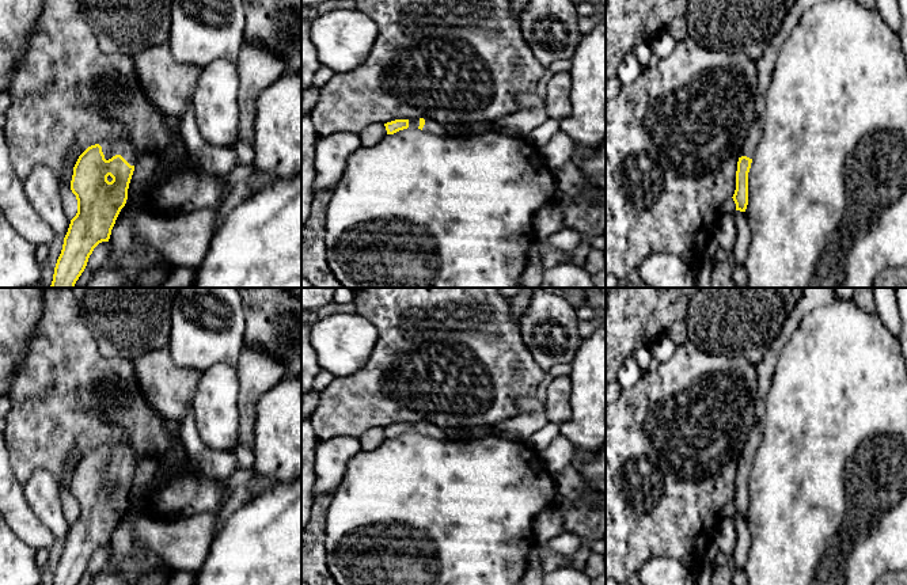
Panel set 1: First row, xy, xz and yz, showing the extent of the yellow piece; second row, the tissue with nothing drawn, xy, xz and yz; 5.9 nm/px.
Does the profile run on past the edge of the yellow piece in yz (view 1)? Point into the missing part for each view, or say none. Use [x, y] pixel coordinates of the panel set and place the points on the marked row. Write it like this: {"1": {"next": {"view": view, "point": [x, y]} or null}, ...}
{"1": {"next": {"view": "yz", "point": [765, 64]}}}

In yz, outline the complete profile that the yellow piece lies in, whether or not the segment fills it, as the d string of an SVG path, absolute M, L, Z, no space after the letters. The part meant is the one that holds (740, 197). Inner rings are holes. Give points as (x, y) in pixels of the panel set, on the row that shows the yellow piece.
M797 0L793 8L788 12L779 31L771 43L766 48L762 56L755 61L755 69L758 75L756 95L755 95L755 119L749 128L737 162L736 171L736 190L733 201L736 210L745 212L748 205L748 172L751 168L755 149L763 133L763 119L766 111L766 96L771 86L771 77L774 75L774 67L777 64L777 56L785 39L790 35L793 29L798 24L805 11L812 5L824 0Z

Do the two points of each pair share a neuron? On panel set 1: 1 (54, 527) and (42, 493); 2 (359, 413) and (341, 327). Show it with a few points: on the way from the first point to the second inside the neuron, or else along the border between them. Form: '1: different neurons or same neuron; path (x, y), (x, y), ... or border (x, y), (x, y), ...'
1: same neuron; path (53, 519), (45, 501)
2: different neurons; border (372, 350), (368, 360), (359, 369), (334, 378)

